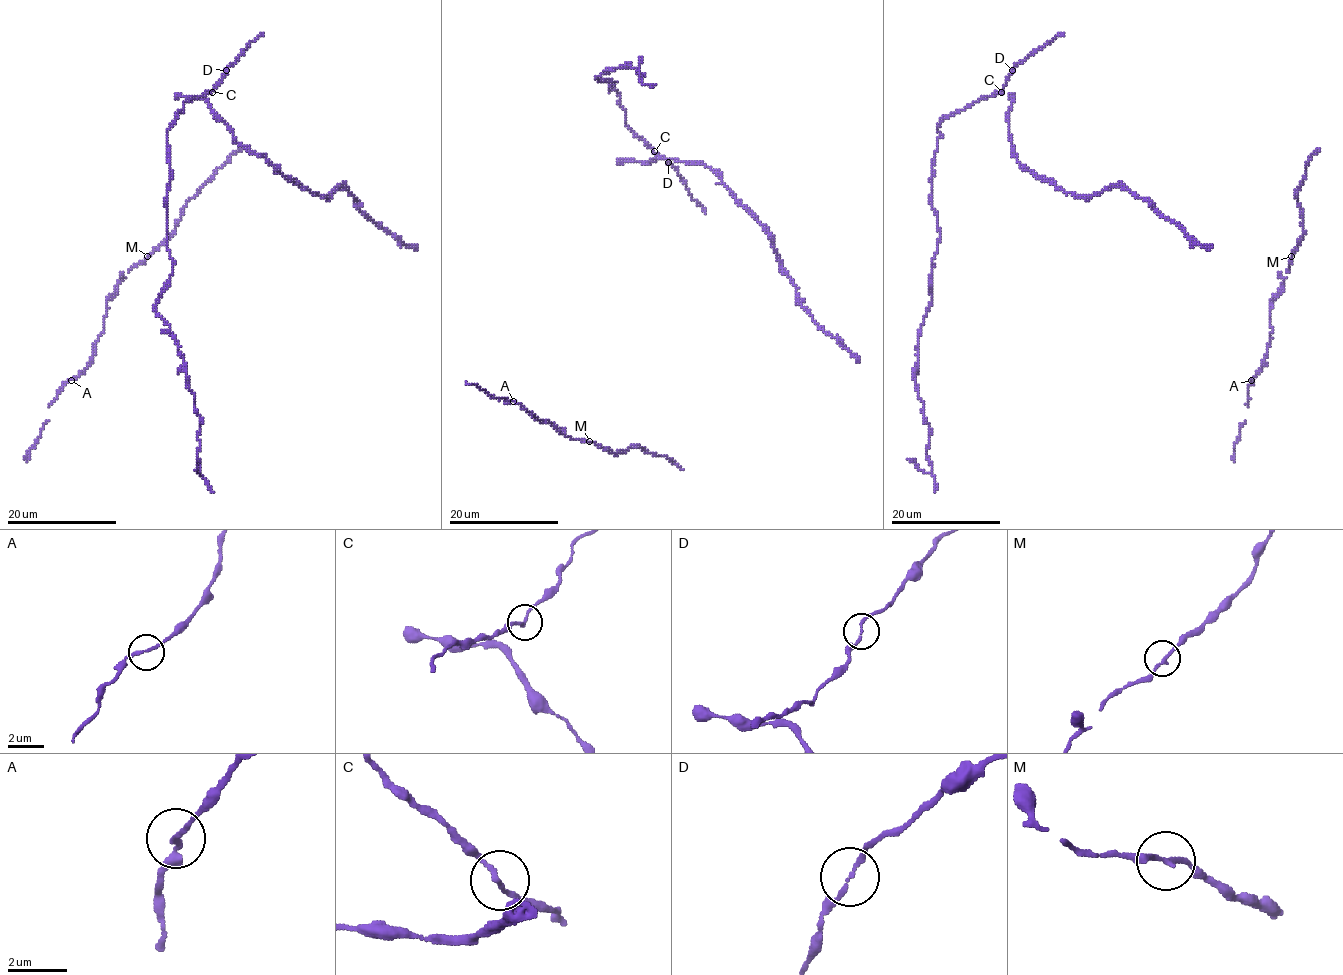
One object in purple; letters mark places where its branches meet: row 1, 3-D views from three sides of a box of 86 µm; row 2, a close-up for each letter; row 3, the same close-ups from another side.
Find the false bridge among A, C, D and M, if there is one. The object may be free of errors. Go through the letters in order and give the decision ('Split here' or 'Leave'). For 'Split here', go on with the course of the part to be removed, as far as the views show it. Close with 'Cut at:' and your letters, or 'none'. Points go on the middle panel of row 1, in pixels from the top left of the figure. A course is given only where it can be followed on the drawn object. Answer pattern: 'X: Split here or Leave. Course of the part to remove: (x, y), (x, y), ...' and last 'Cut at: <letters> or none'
A: Leave
C: Leave
D: Leave
M: Leave
Cut at: none

